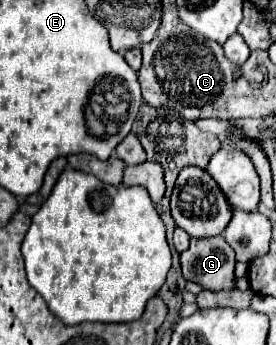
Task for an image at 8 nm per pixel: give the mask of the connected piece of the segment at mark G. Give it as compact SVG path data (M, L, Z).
M213 236L213 238L191 238L191 246L181 254L181 270L183 278L201 284L205 290L233 290L235 282L235 252L231 246L225 242L223 236Z

